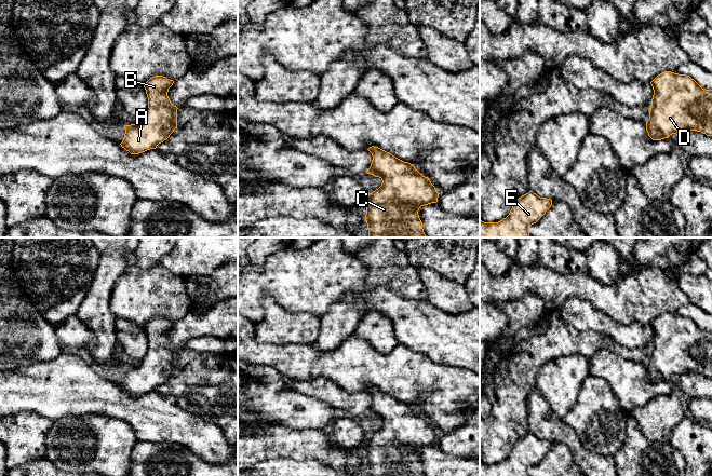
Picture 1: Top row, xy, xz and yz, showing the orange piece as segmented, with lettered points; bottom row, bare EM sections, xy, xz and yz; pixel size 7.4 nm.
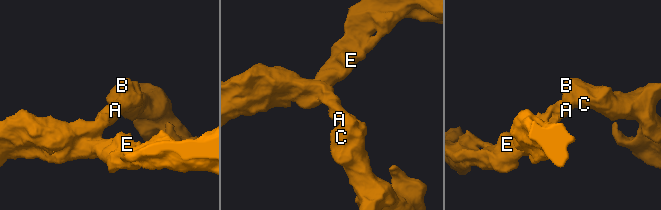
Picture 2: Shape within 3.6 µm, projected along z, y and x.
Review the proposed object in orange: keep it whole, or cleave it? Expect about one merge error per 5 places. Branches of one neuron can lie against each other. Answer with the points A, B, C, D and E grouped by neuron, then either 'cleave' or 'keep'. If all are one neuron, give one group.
A B C D E | keep

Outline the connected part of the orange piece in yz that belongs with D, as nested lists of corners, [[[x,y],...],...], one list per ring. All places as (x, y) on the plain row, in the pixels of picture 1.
[[[664,313],[650,324],[654,337],[646,364],[646,372],[653,382],[669,380],[672,376],[697,372],[712,378],[712,331],[702,330],[686,316]]]

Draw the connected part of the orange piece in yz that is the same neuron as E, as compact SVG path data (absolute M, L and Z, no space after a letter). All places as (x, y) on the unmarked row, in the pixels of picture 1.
M533 433L519 439L509 457L498 464L480 463L480 476L529 476L529 468L536 465L551 449L552 441L540 439Z

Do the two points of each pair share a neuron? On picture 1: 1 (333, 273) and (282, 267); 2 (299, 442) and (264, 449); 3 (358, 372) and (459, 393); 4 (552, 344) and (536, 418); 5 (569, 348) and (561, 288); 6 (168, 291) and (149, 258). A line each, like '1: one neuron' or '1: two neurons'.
1: one neuron
2: one neuron
3: one neuron
4: two neurons
5: two neurons
6: two neurons

